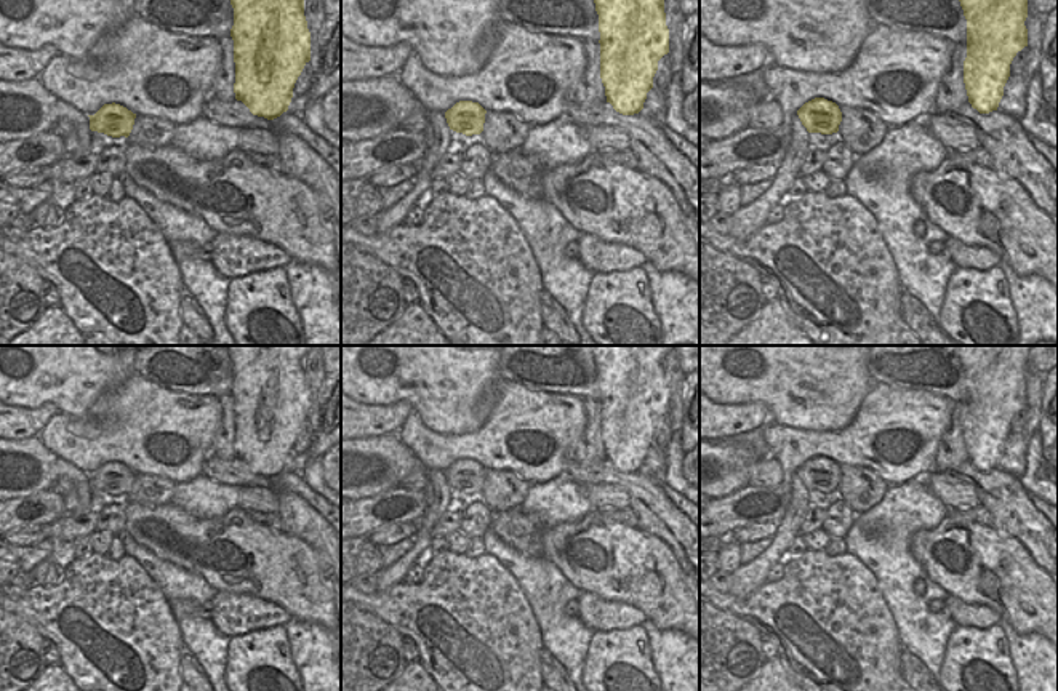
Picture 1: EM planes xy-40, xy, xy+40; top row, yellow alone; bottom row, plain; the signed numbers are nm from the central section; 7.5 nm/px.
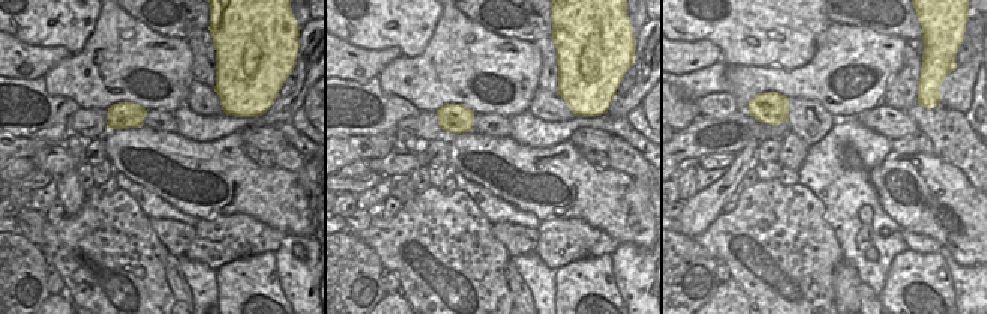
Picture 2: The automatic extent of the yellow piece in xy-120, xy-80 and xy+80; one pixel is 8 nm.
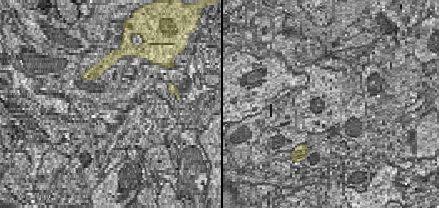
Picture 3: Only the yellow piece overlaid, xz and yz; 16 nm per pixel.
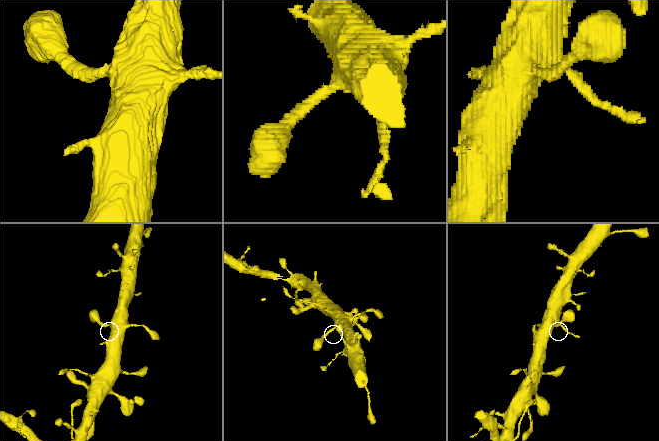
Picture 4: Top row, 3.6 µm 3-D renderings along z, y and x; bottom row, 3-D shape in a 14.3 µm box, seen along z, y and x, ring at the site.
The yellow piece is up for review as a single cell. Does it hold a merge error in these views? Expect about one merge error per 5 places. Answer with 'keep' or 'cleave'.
keep

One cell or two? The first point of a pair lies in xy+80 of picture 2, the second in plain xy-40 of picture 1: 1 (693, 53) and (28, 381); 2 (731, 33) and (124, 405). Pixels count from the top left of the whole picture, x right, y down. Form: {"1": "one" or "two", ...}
{"1": "two", "2": "two"}

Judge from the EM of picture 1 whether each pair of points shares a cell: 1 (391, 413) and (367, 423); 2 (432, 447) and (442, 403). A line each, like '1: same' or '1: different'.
1: same
2: different

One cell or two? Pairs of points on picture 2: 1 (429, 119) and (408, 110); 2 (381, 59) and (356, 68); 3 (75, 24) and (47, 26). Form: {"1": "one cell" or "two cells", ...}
{"1": "two cells", "2": "one cell", "3": "one cell"}

